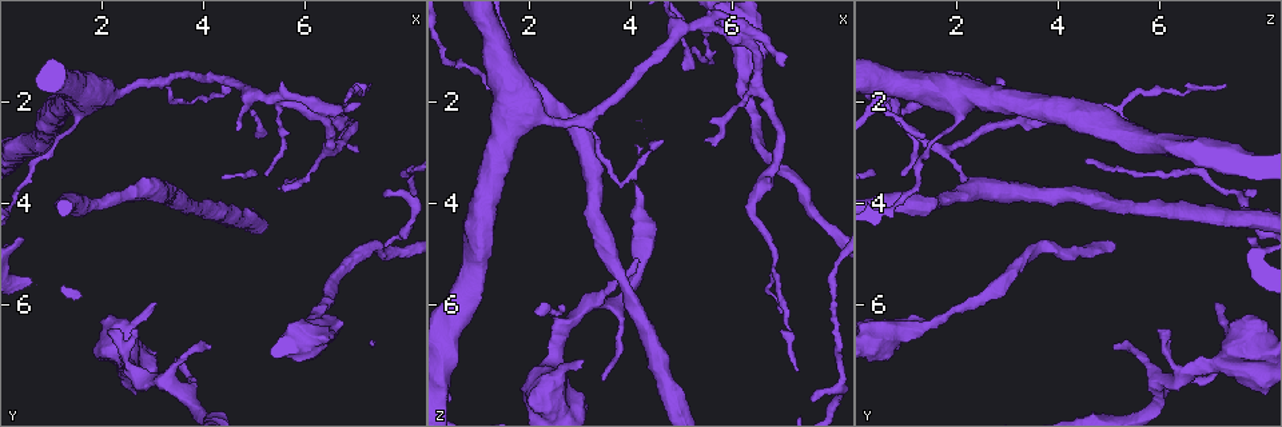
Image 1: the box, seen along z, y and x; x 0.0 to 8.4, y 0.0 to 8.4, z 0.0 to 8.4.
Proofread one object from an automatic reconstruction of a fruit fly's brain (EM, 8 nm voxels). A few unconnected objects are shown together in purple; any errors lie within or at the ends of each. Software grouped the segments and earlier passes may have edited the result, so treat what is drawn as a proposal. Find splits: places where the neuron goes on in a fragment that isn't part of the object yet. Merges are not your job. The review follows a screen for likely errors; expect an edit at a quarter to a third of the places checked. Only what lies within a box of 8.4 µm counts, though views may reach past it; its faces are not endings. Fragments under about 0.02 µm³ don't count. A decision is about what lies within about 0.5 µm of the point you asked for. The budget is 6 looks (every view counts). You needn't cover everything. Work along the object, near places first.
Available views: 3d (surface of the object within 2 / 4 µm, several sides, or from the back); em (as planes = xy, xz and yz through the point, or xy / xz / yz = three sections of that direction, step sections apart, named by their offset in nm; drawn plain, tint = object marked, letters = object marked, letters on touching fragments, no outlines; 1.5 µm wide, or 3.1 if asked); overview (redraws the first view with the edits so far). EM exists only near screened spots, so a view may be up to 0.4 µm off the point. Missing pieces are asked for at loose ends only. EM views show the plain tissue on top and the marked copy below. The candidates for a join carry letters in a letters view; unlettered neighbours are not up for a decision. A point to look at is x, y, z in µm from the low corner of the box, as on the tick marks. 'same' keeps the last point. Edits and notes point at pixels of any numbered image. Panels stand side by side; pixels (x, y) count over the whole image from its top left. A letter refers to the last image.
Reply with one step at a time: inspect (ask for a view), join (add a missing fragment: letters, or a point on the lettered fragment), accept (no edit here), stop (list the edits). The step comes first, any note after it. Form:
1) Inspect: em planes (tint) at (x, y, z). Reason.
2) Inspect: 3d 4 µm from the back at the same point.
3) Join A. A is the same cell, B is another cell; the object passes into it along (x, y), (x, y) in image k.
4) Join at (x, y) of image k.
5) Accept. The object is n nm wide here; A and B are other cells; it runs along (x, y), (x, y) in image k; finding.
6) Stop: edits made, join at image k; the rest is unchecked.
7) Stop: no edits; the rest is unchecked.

Inspect: 3d 2 µm at (2.60, 6.55, 6.00). Thin end.

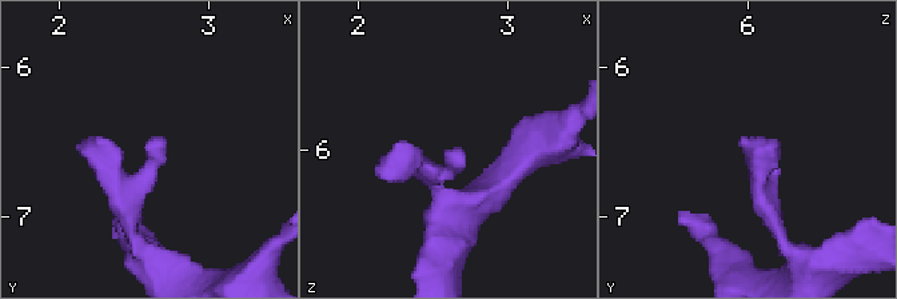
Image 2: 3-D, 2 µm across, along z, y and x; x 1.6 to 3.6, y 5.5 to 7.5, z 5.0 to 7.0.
Inspect: em planes (letters) at (2.66, 6.50, 5.98).

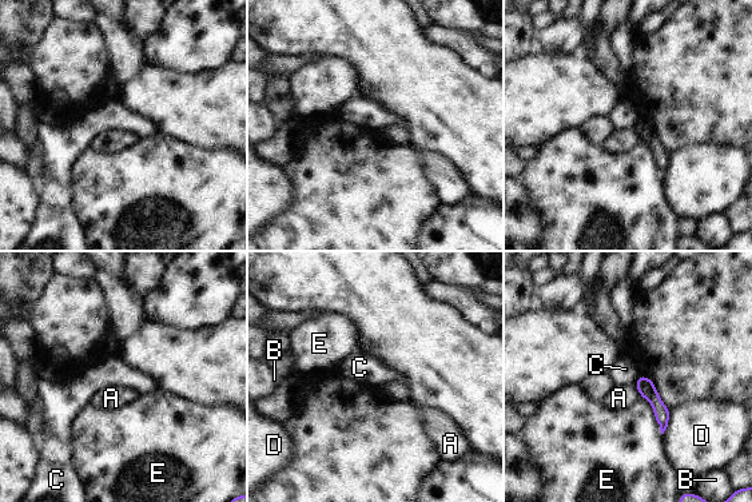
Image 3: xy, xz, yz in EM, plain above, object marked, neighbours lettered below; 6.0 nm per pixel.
Accept. The object is 110 nm wide here; A, B, C, D and E are other cells; it runs along (640, 379), (663, 414), (663, 426) in image 3; no lettered fragment goes on from it.

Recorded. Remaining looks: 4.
Inspect: em planes (letters) at (4.15, 6.80, 5.10). Branch stops here.

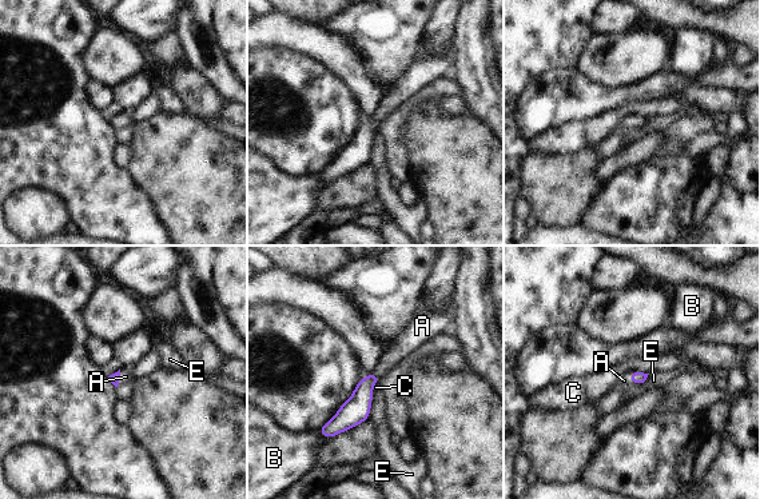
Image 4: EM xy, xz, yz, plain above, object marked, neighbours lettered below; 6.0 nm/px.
Join A. A is the same cell, B, C and E are other cells; the object passes into it along (114, 378), (119, 378), (126, 376) in image 4; it goes on there.

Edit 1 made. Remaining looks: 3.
Inspect: em xz step 4 (tint) at (5.20, 2.70, 1.40). An open end.

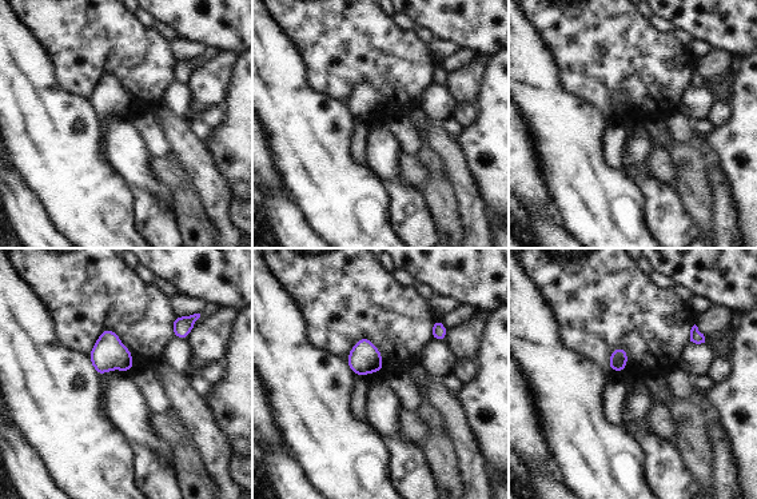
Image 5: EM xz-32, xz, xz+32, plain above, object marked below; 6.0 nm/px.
Inspect: em planes (tint) at the same point. Another direction.

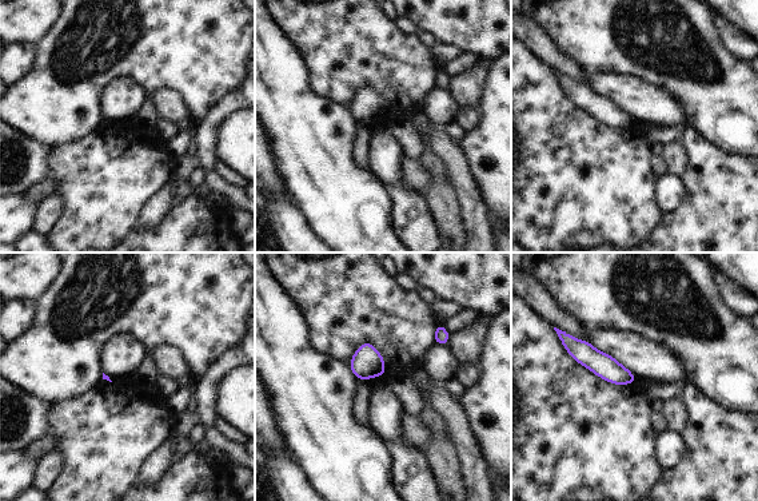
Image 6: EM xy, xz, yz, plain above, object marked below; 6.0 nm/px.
Inspect: em planes (letters) at the same point.

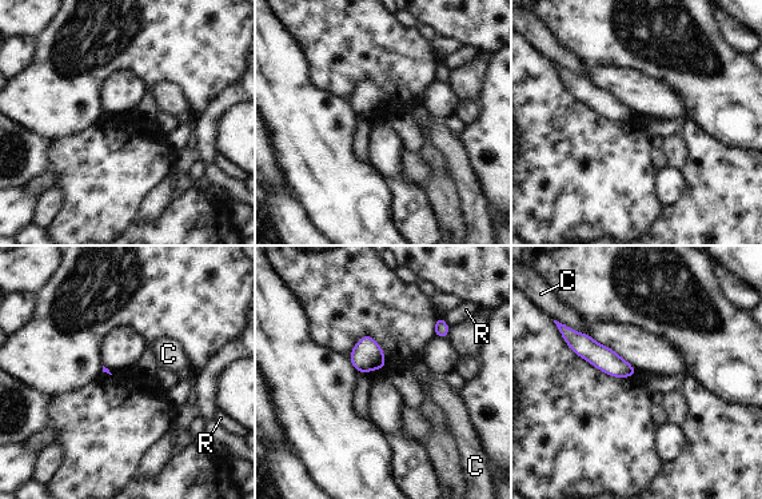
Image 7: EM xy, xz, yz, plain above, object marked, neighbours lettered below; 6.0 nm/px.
Accept. C and R are other cells; it runs along (571, 334), (614, 366), (631, 371) in image 7; none of them fits.

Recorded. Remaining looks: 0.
Stop: edits made, join at image 4; the rest is unchecked.

